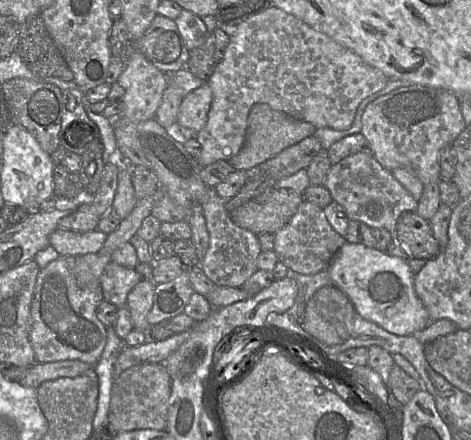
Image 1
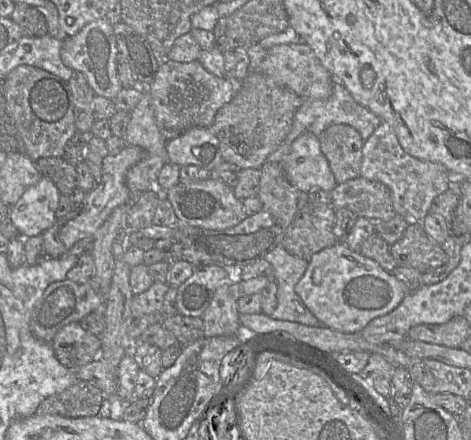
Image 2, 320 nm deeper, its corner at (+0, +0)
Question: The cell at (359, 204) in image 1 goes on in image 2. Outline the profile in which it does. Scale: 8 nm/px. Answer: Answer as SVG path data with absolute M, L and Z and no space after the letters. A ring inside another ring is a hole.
M362 176L337 184L331 191L331 205L334 209L346 208L358 217L365 217L372 221L388 221L397 215L389 188L381 182Z

